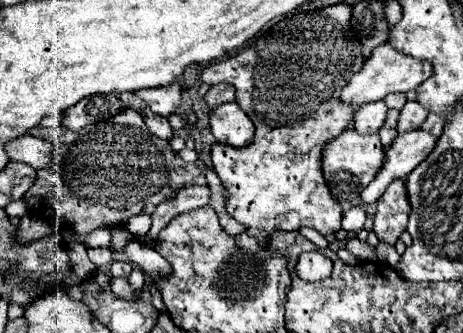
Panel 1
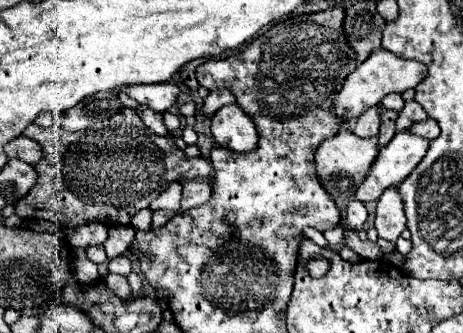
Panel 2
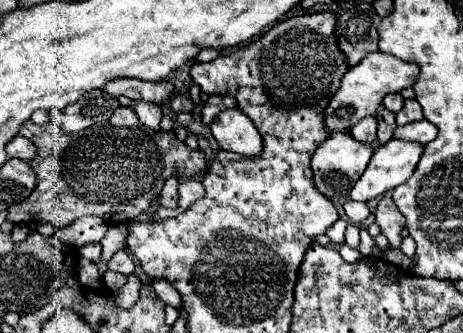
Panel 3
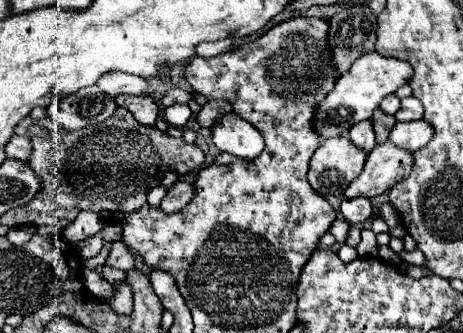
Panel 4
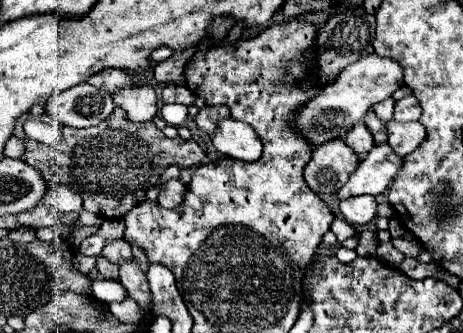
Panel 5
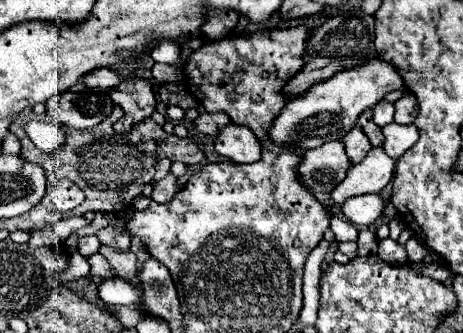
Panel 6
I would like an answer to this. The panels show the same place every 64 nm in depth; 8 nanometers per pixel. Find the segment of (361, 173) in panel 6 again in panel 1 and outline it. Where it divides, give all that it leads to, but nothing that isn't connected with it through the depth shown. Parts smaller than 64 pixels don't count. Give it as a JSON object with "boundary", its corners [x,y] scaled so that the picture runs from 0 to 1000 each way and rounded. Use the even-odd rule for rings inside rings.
{"boundary":[[[907,384],[860,408],[860,414],[847,426],[847,438],[834,444],[829,498],[825,498],[825,511],[812,523],[812,541],[803,541],[803,547],[782,571],[782,583],[778,583],[782,607],[786,607],[786,613],[808,613],[808,607],[829,583],[834,559],[838,559],[847,541],[855,541],[855,535],[877,535],[877,529],[924,468],[924,456],[933,456],[933,444],[942,444],[942,420],[946,420],[942,408],[933,408],[929,396],[916,396],[916,390],[907,390]]]}

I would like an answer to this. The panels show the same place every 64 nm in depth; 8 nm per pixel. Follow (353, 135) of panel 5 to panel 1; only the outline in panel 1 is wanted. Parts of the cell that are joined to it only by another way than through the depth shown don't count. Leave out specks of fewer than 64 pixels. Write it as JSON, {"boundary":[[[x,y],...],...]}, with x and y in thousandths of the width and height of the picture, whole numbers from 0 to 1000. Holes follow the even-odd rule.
{"boundary":[[[803,306],[803,312],[790,312],[786,324],[773,324],[765,348],[765,390],[778,402],[816,396],[834,360],[834,336],[838,324],[829,306]]]}

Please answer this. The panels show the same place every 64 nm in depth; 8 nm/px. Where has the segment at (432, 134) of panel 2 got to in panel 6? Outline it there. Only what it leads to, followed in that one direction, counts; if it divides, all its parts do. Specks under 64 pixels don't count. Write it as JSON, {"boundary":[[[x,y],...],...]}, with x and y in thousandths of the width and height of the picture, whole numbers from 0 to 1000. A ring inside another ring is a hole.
{"boundary":[[[838,372],[825,384],[834,420],[829,420],[829,450],[838,468],[847,468],[851,480],[860,480],[881,444],[890,444],[898,432],[898,420],[907,414],[907,396],[894,372]]]}

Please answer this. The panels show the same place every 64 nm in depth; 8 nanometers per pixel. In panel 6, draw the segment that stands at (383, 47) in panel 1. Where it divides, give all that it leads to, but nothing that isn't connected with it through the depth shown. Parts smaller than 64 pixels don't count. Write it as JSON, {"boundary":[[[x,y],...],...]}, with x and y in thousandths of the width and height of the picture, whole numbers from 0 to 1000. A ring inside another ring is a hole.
{"boundary":[[[803,174],[786,192],[773,192],[769,204],[730,216],[713,240],[683,252],[674,270],[631,294],[626,312],[618,312],[618,324],[605,336],[583,384],[587,420],[618,438],[639,438],[652,456],[687,444],[708,420],[739,420],[747,396],[765,384],[769,360],[790,324],[812,318],[821,300],[829,300],[834,282],[842,282],[847,270],[864,270],[868,258],[873,246],[860,204],[825,174]]]}

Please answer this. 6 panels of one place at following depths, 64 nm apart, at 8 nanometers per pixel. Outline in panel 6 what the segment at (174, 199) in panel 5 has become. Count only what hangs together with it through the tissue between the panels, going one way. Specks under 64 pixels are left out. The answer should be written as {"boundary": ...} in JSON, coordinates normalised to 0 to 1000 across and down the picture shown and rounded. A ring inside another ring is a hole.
{"boundary":[[[363,523],[363,529],[354,529],[346,547],[337,547],[333,577],[328,577],[328,601],[333,601],[333,607],[346,607],[346,613],[359,613],[359,607],[371,601],[384,577],[389,577],[389,559],[384,559],[384,547],[380,547],[380,529],[376,529],[376,523]]]}

